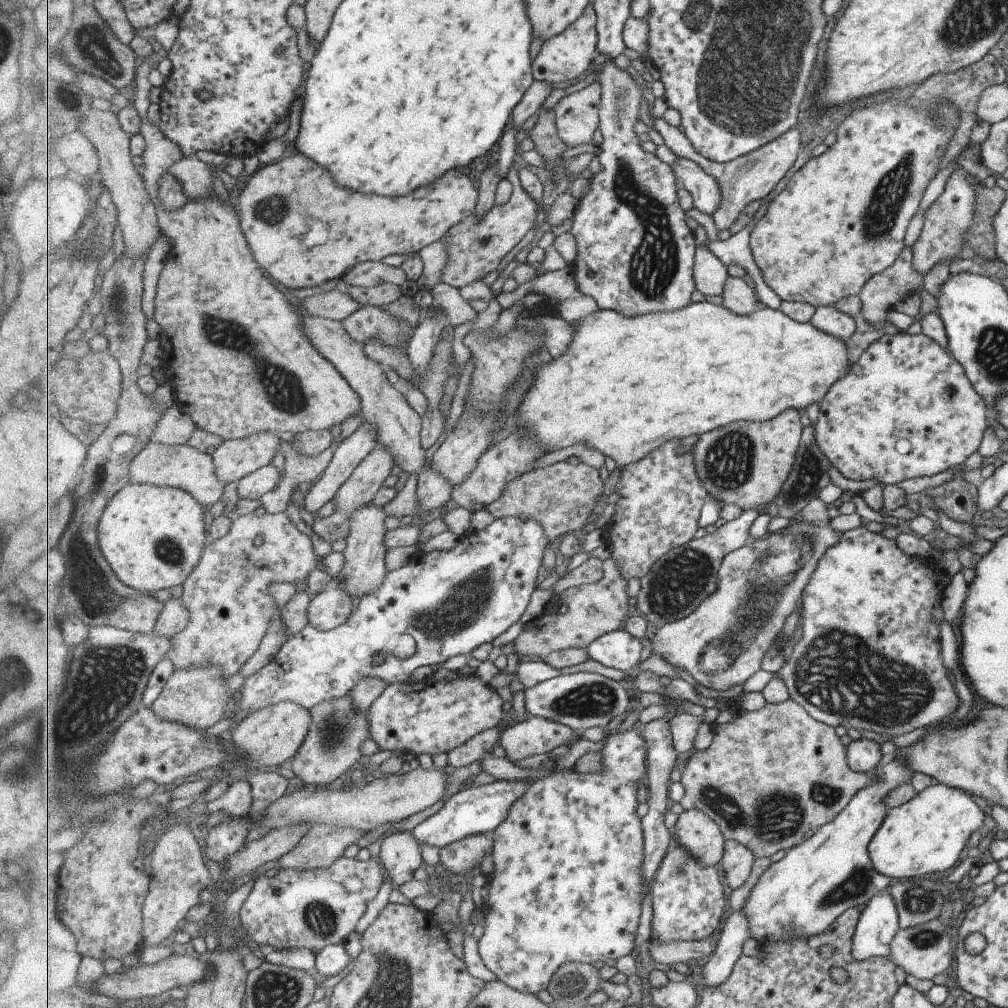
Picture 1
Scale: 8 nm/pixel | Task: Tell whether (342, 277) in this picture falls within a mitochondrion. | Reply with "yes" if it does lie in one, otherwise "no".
no

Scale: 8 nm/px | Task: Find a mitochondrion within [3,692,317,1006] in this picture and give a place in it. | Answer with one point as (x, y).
(129, 759)

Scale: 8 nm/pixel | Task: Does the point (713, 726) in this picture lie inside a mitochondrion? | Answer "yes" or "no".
no

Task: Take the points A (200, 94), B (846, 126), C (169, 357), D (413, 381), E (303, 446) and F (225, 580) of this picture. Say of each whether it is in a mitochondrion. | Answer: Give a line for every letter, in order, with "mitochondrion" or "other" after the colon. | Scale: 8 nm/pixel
A: other
B: other
C: other
D: other
E: other
F: other

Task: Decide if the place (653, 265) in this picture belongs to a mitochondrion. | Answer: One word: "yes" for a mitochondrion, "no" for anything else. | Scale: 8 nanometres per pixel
yes

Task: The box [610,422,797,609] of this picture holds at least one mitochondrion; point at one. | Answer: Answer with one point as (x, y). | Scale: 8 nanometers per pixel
(729, 460)

